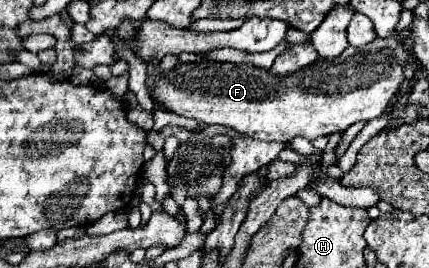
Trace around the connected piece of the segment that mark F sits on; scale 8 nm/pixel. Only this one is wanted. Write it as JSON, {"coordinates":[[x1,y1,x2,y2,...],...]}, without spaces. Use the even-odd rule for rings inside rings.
{"coordinates":[[396,34,384,40,376,38,374,42,360,48,348,46,348,50,344,50,338,58,318,58,316,62,308,64,306,70,300,68,286,76,276,76,270,70,256,68,252,64,200,60,178,64,174,70,164,72,162,80,158,80,152,90,152,100,154,104,160,104,160,108,168,108,168,112,176,112,178,116,194,118,204,124,220,124,256,140,290,142,296,136,316,140,318,136,344,132,358,120,368,122,378,118,386,110,390,98,400,90,402,64,406,60,406,50,402,48]]}

